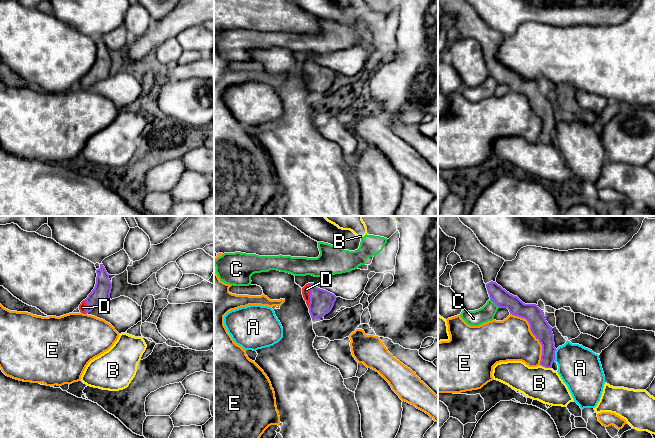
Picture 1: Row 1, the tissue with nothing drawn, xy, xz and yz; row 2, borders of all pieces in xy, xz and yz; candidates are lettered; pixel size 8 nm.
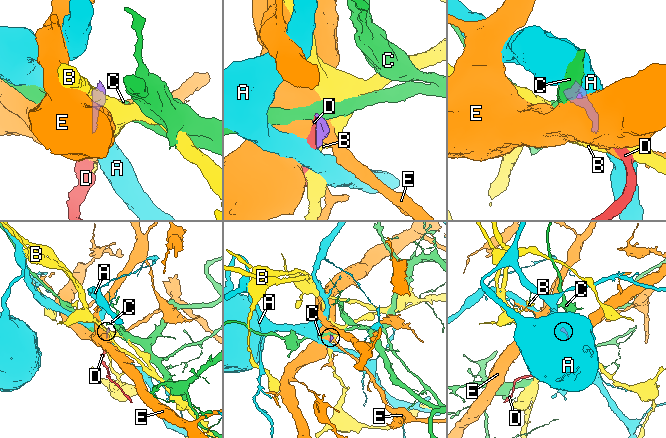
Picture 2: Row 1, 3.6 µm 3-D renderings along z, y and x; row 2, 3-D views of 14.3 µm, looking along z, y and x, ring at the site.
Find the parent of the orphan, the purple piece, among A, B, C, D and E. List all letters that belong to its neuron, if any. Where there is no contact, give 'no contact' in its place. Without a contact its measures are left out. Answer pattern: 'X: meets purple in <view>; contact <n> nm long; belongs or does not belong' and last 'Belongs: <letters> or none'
A: meets purple in yz; contact 100 nm long; does not belong
B: meets purple in yz; contact 100 nm long; does not belong
C: meets purple in yz; contact 100 nm long; does not belong
D: meets purple in xz; contact 200 nm long; belongs
E: meets purple in yz; contact 480 nm long; does not belong
Belongs: D

